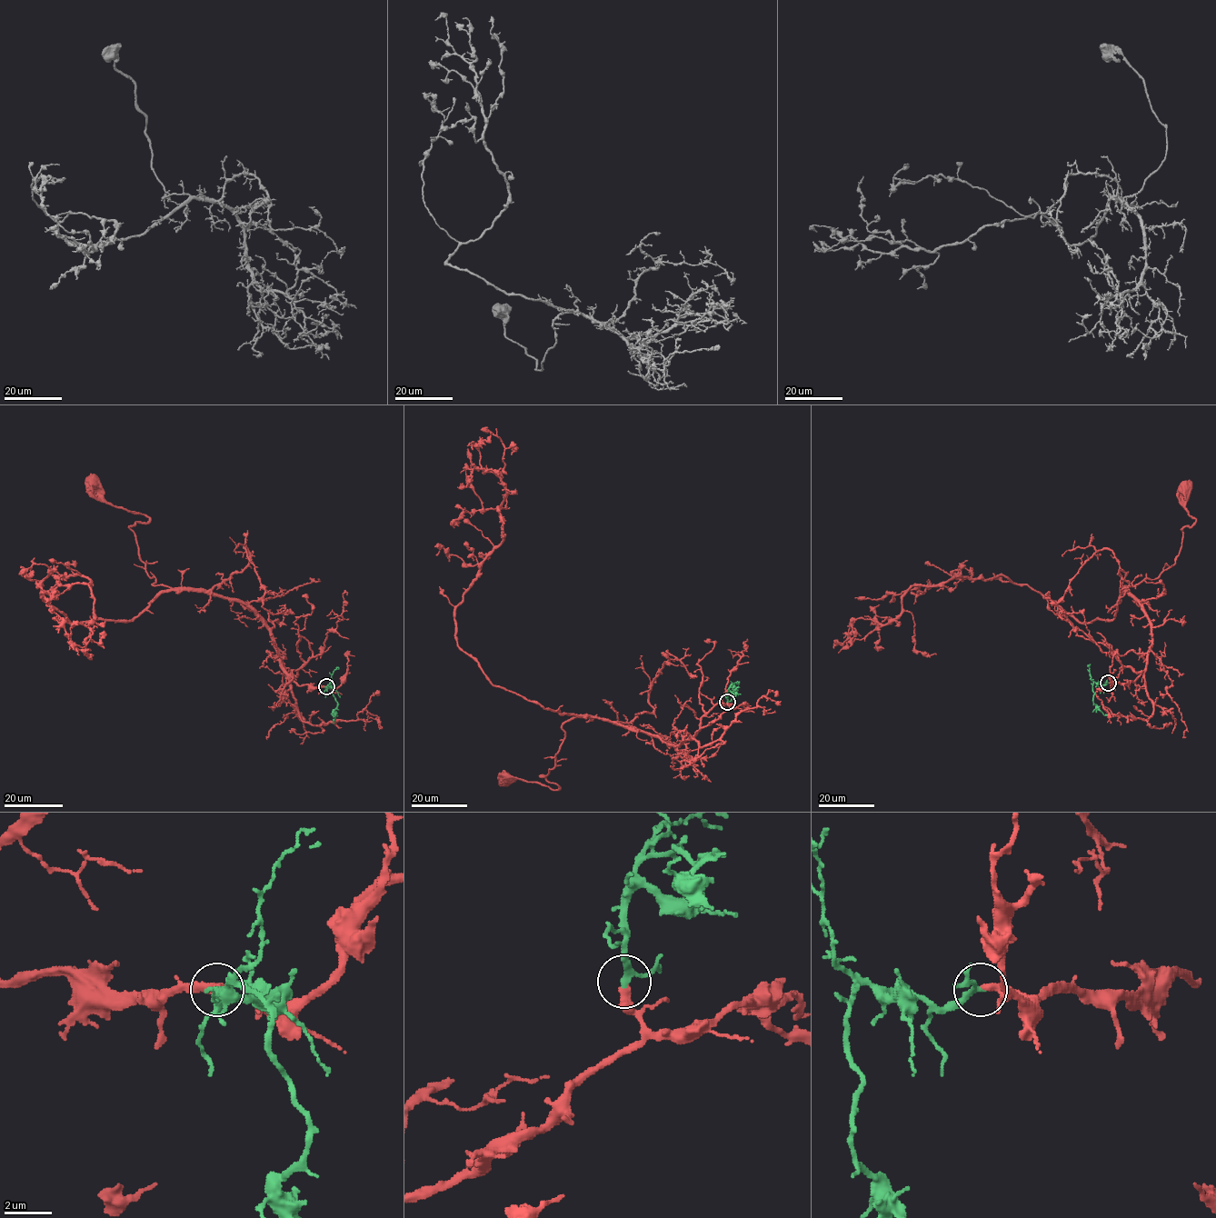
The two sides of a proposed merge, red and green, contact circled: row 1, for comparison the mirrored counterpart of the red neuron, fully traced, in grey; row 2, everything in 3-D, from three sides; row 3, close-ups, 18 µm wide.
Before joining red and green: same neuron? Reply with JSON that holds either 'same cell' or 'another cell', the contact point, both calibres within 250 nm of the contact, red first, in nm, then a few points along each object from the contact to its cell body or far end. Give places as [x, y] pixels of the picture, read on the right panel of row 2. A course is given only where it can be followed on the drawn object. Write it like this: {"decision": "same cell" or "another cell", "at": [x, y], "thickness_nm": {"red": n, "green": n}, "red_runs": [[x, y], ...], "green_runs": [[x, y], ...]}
{"decision": "same cell", "at": [1108, 683], "thickness_nm": {"red": 340, "green": 220}, "red_runs": [[1108, 683], [1133, 682], [1147, 663], [1151, 623], [1123, 588], [1176, 561], [1181, 529], [1195, 522], [1184, 488]], "green_runs": [[1108, 683], [1094, 683], [1092, 692], [1095, 706], [1110, 717]]}

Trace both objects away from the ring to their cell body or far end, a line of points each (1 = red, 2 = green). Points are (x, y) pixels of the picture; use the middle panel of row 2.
1: (727, 702), (729, 709), (679, 745), (598, 718), (569, 719), (555, 765), (540, 776), (557, 789), (505, 778)
2: (727, 702), (727, 690), (738, 687), (735, 689), (735, 703)

